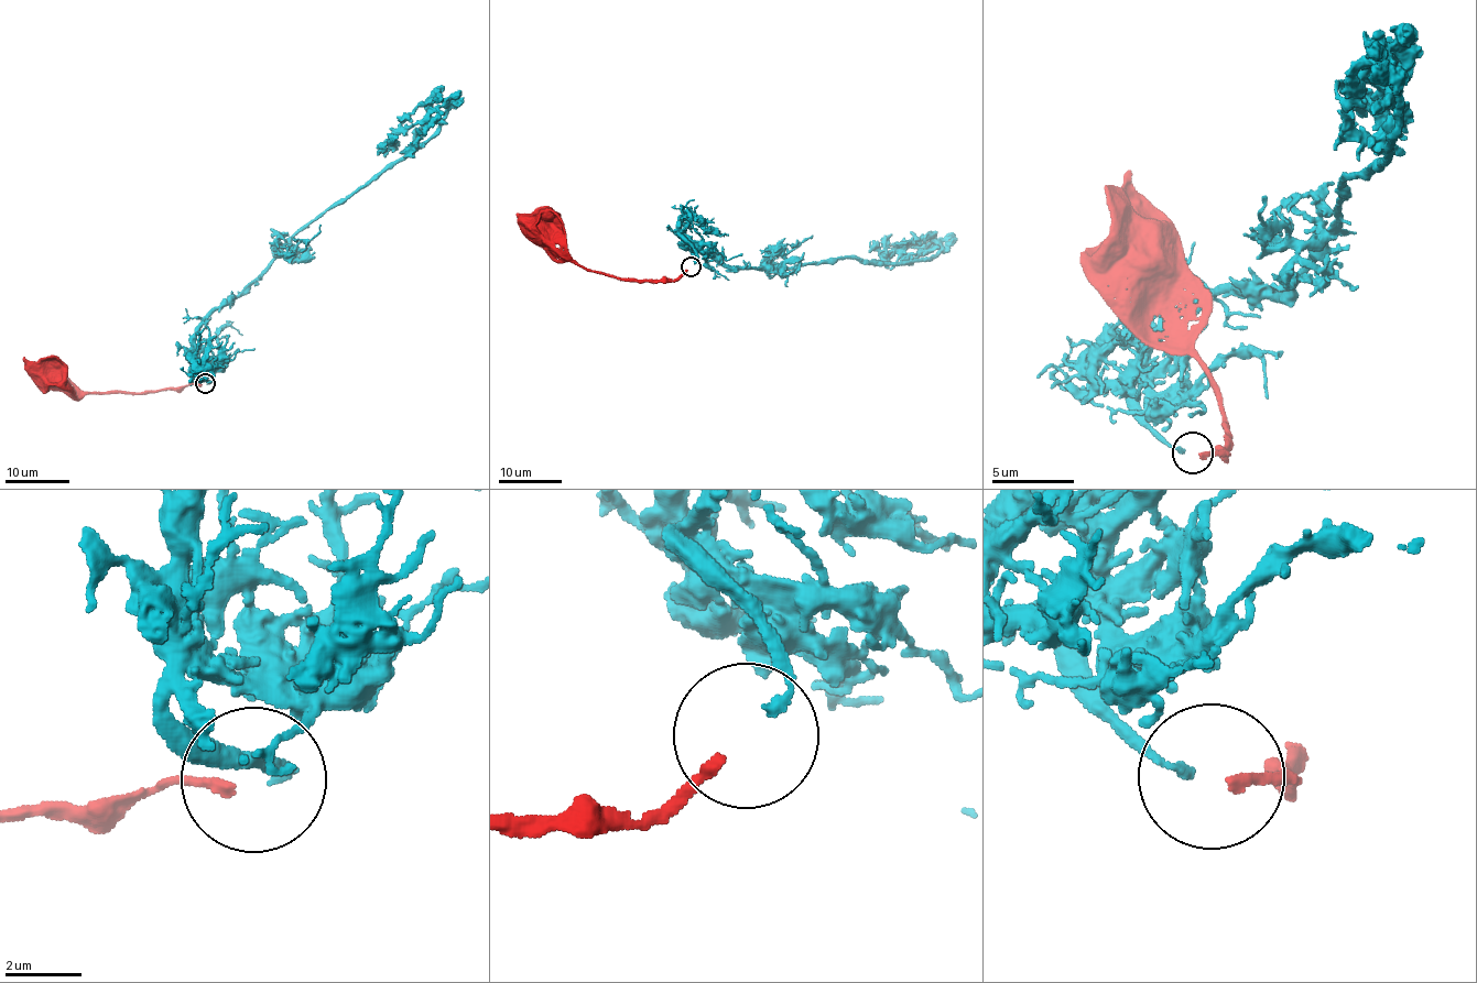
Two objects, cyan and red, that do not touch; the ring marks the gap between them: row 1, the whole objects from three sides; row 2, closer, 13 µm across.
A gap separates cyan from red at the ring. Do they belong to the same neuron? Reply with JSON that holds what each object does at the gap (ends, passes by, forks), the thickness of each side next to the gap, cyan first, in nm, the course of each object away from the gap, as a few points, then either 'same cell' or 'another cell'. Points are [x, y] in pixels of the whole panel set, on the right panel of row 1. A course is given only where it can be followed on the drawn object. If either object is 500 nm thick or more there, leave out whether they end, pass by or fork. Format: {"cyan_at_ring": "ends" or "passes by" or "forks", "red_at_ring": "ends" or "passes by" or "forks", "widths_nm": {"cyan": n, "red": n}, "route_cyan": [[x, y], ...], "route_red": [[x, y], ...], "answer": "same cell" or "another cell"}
{"cyan_at_ring": "ends", "red_at_ring": "ends", "widths_nm": {"cyan": 260, "red": 280}, "route_cyan": [[1183, 451], [1128, 384], [1141, 347], [1281, 292], [1383, 159], [1354, 129], [1366, 76], [1359, 117]], "route_red": [[1201, 456], [1223, 452], [1225, 449], [1225, 410], [1213, 375], [1170, 295], [1171, 268], [1148, 239], [1147, 241]], "answer": "same cell"}

